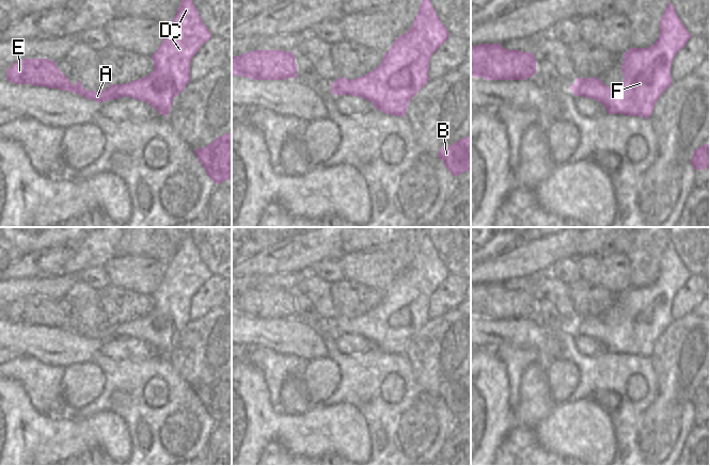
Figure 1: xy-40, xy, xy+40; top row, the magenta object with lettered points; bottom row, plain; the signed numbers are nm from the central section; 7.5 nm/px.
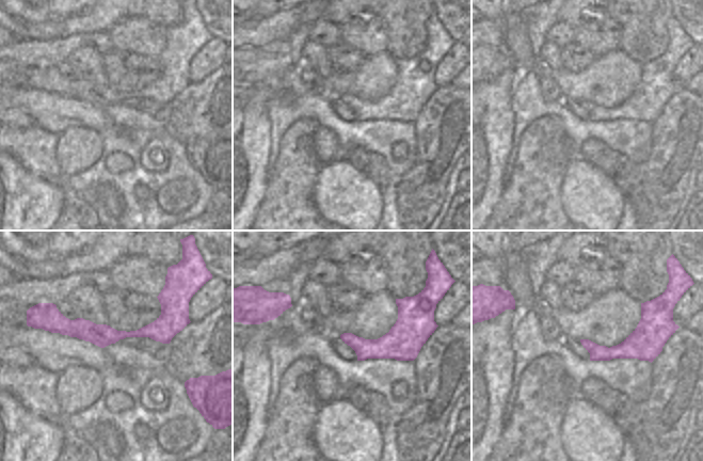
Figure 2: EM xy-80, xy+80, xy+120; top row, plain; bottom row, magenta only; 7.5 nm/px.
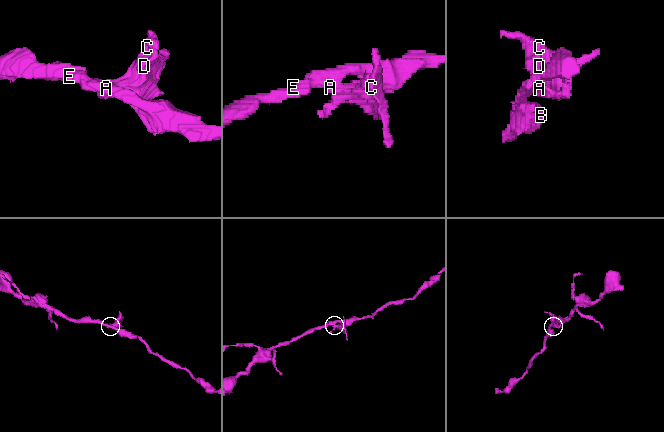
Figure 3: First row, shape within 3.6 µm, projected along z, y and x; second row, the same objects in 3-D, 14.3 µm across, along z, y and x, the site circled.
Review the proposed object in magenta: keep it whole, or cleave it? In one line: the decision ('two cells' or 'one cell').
one cell

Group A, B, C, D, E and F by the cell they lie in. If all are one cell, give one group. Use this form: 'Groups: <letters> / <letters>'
Groups: A B C D E F

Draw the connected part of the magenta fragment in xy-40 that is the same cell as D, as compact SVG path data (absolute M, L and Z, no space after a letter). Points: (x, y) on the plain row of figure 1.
M191 235L184 236L175 256L164 269L162 282L152 294L154 309L146 316L125 323L109 323L104 330L89 330L79 319L72 323L48 298L22 298L6 309L6 319L16 323L33 323L82 334L99 342L131 336L155 347L167 355L173 337L190 321L190 301L211 273L203 262Z

